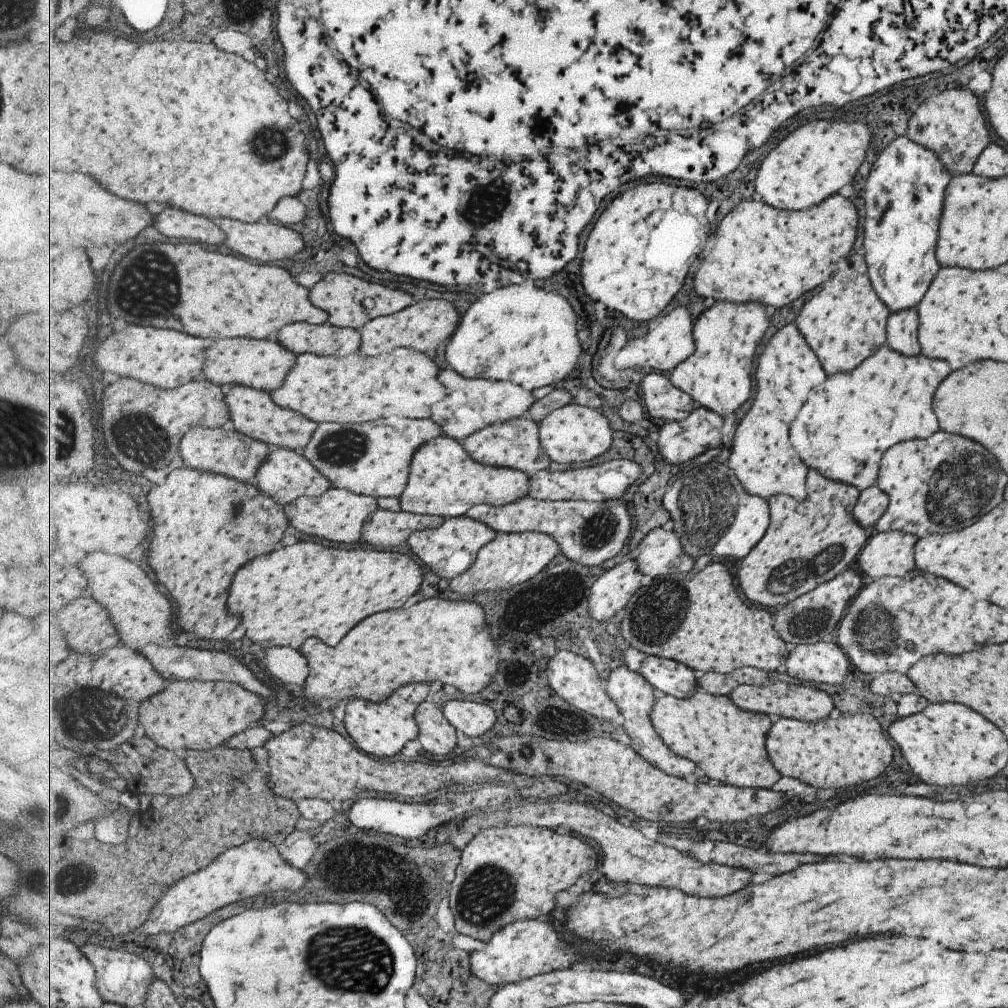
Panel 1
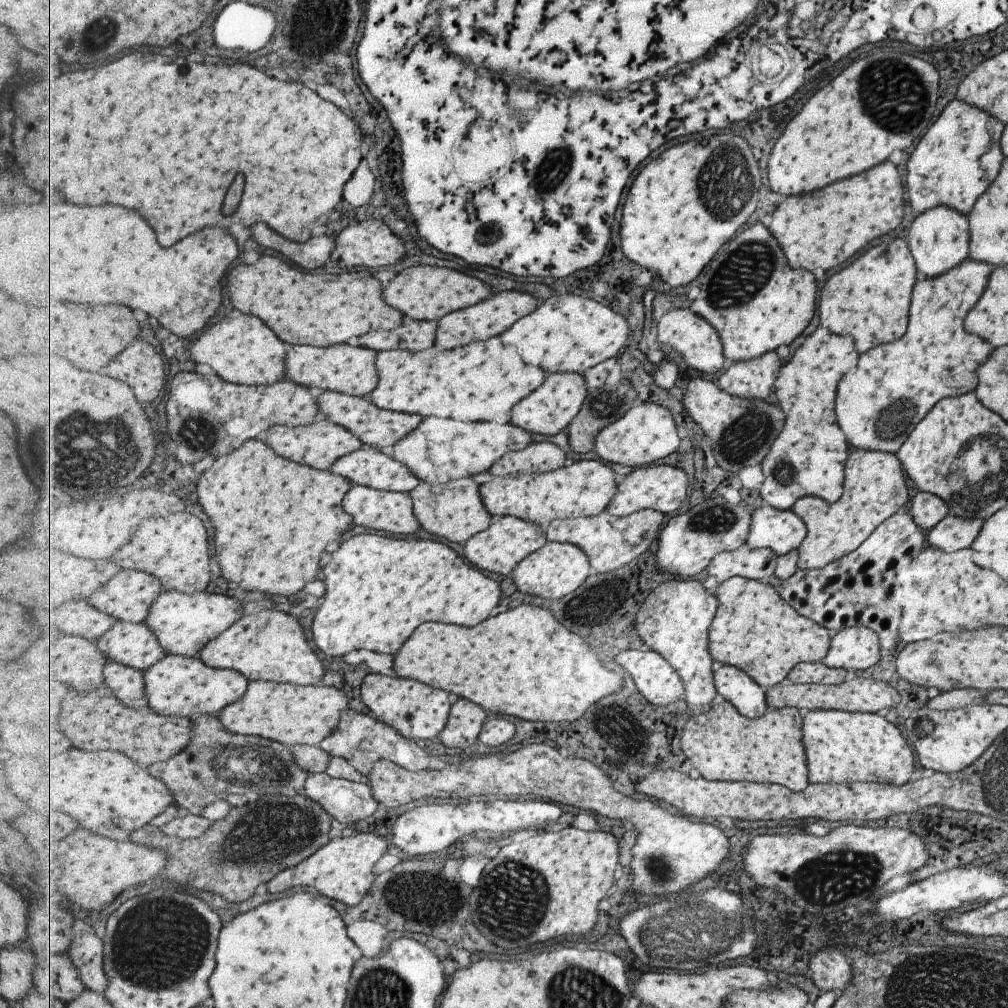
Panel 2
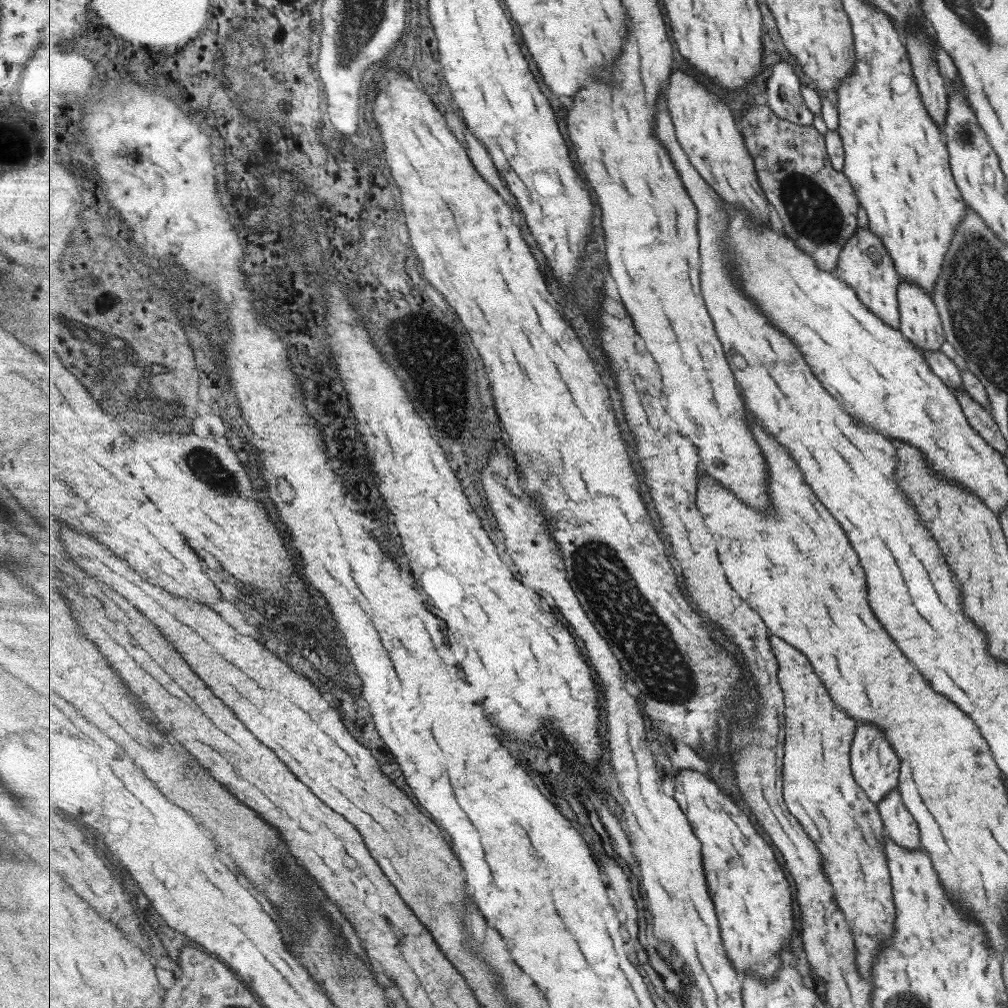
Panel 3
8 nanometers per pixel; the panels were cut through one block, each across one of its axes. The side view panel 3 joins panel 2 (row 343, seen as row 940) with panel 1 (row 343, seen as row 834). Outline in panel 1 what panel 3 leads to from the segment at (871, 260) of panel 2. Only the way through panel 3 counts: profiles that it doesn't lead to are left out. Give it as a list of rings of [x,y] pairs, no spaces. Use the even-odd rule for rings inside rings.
[[[855,253],[839,264],[839,274],[835,274],[835,278],[827,282],[827,286],[821,286],[819,300],[815,294],[795,323],[811,350],[815,350],[819,358],[823,358],[827,374],[835,374],[853,370],[884,344],[889,313],[887,305],[884,305],[871,286],[866,260]]]

